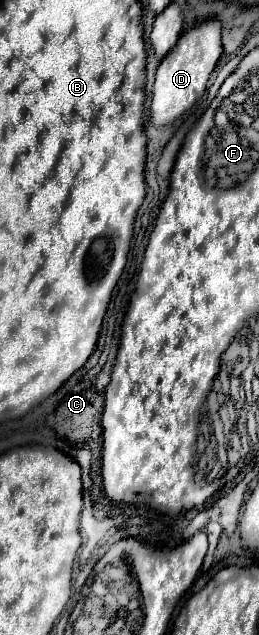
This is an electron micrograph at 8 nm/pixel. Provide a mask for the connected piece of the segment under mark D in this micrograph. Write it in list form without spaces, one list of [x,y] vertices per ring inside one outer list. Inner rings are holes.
[[[210,18],[180,36],[178,44],[174,46],[174,50],[170,50],[170,54],[166,54],[166,58],[160,62],[156,72],[156,82],[152,90],[152,102],[150,102],[150,122],[154,126],[160,128],[172,124],[176,118],[180,118],[202,98],[208,86],[208,78],[220,54],[222,54],[220,20]]]

